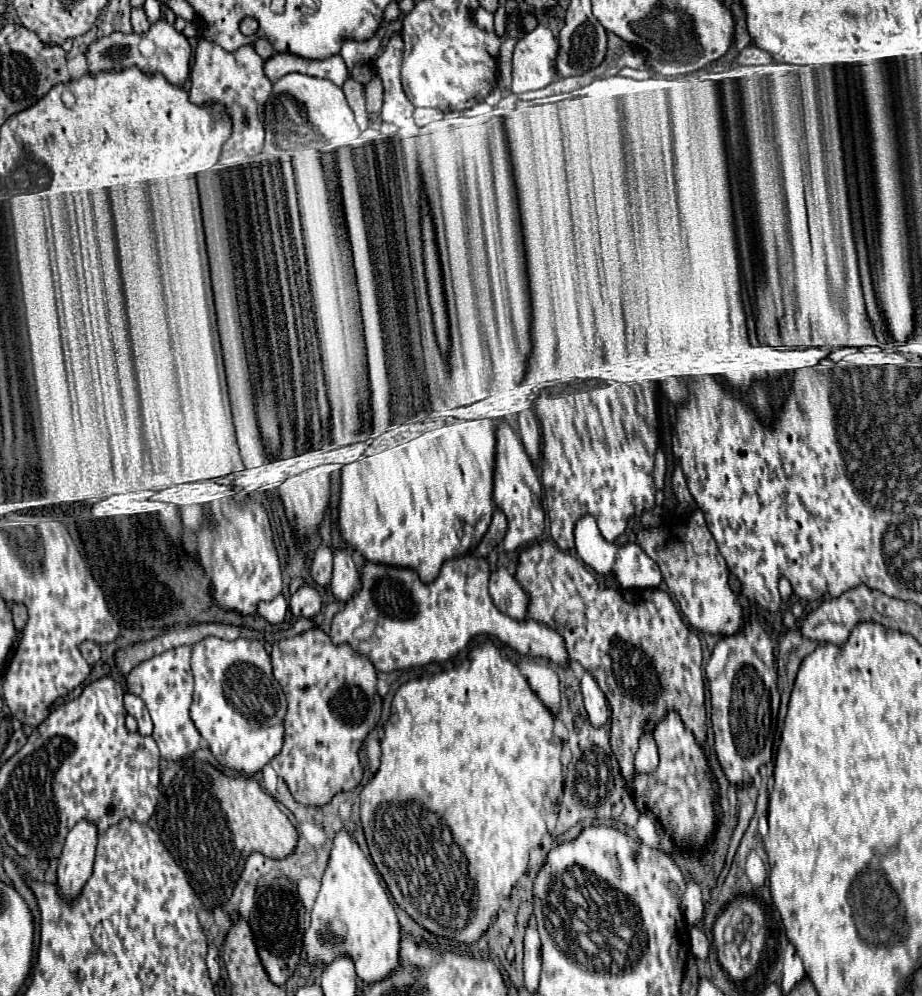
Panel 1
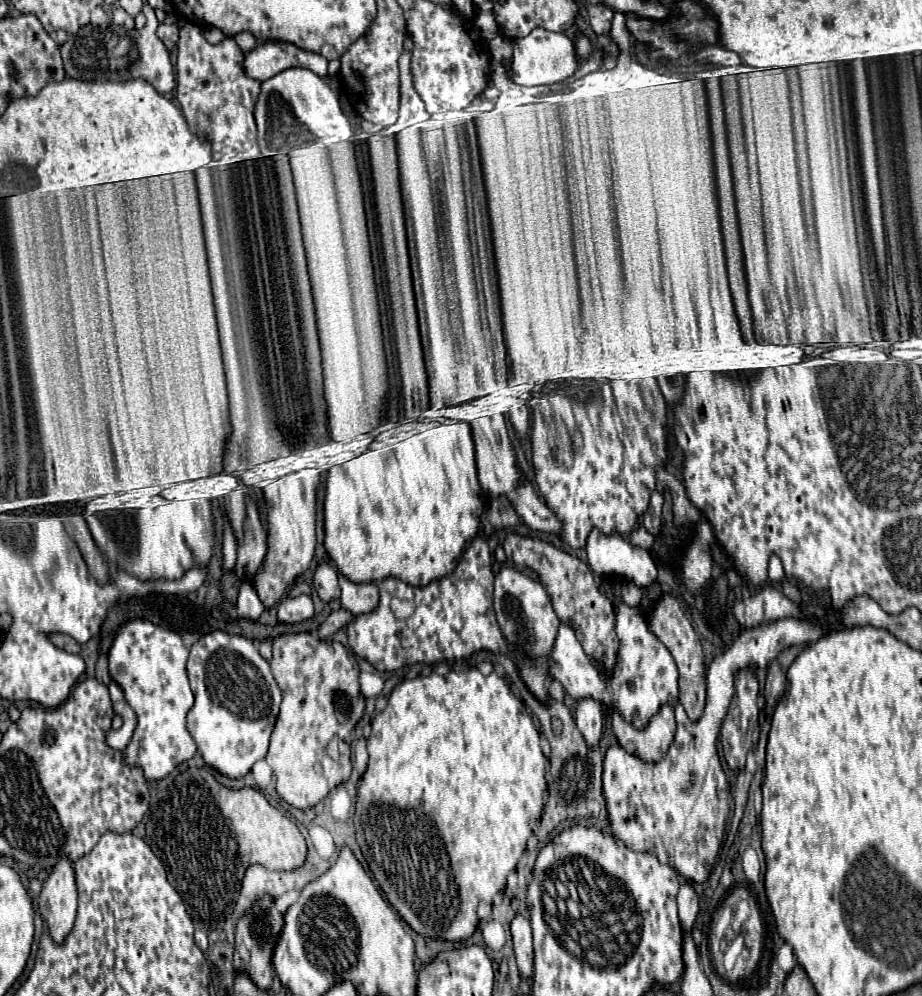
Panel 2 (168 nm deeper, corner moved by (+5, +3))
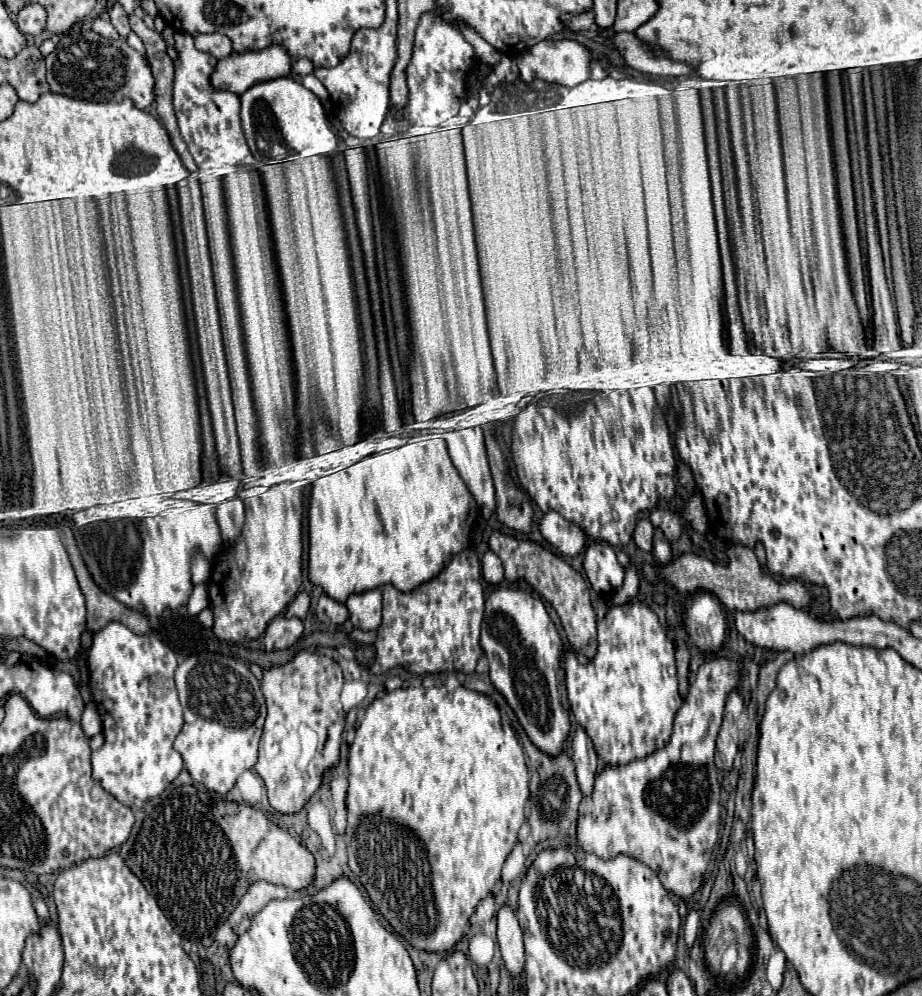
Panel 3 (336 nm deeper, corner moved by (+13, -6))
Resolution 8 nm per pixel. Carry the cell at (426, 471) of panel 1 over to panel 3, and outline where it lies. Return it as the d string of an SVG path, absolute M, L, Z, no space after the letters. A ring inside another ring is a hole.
M430 437L418 443L406 443L398 449L368 455L348 469L320 477L312 483L308 509L310 581L320 585L340 603L352 593L364 593L386 583L404 593L412 593L416 585L436 577L452 557L470 546L479 516L480 509L452 465L444 439Z

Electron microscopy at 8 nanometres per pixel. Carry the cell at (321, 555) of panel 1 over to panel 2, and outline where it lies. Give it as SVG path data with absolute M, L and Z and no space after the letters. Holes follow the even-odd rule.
M324 562L314 572L314 588L322 602L334 602L340 598L338 572L330 562Z

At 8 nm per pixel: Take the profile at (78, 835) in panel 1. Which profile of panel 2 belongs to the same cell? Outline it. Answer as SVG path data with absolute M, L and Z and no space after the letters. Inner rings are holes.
M60 860L38 896L38 910L54 944L62 944L70 934L76 918L76 902L78 892L72 862Z

